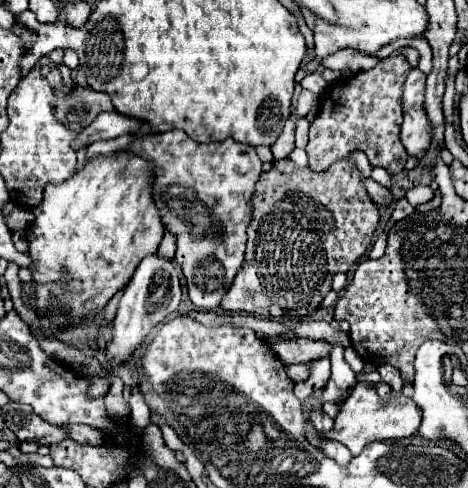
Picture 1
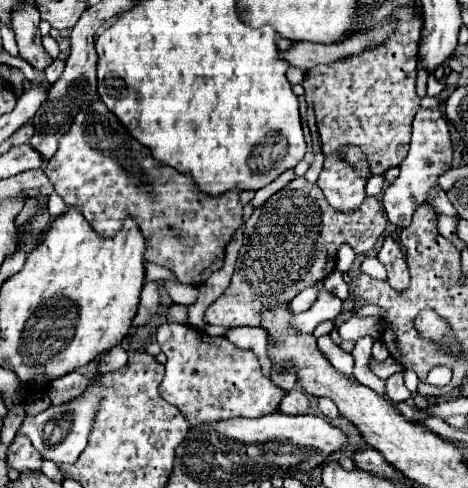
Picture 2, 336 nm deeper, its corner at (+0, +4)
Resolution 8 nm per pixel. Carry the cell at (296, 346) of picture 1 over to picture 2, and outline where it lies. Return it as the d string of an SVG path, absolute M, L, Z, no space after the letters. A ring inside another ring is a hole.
M373 357L369 359L369 369L377 375L377 377L381 377L381 379L387 379L389 375L393 375L393 373L397 373L397 371L403 371L403 367L393 359L393 357L389 357L387 361L383 361L383 363L379 363L379 361L375 361Z

